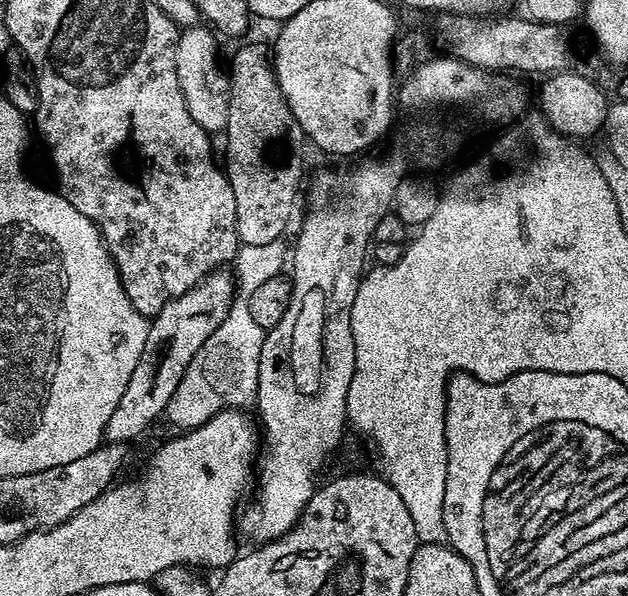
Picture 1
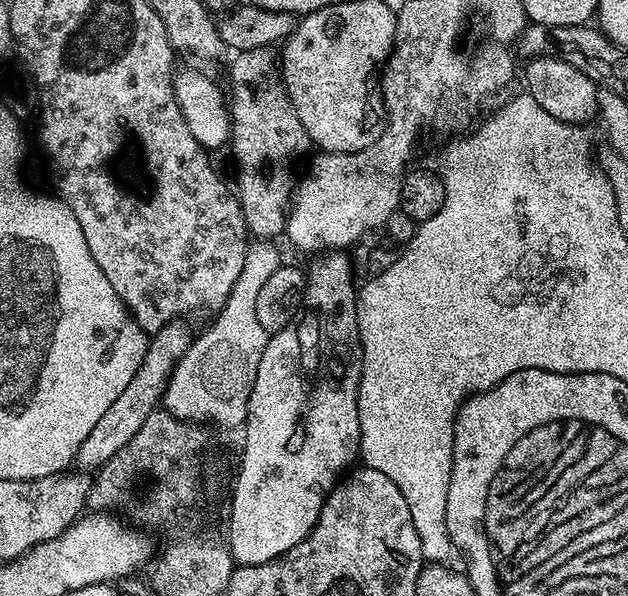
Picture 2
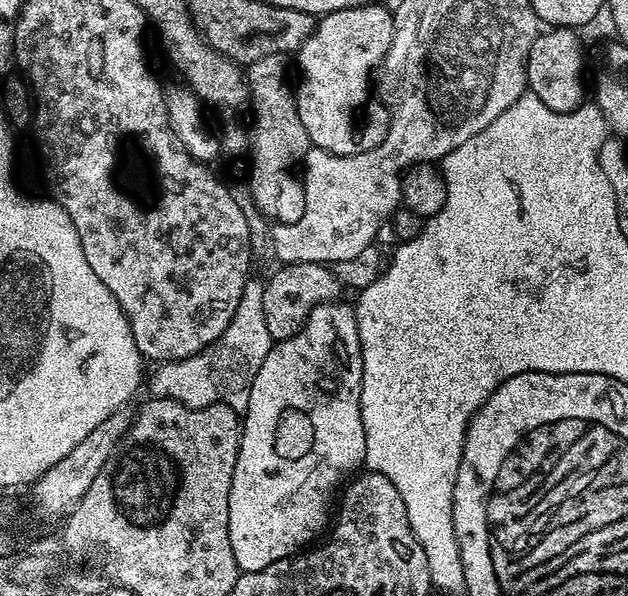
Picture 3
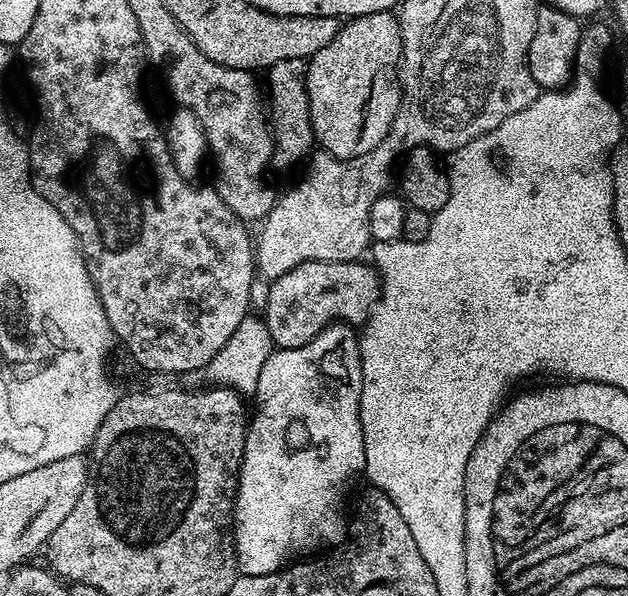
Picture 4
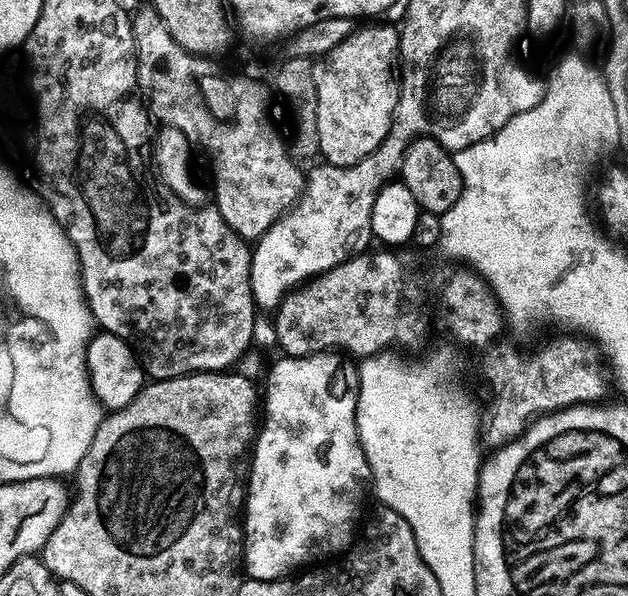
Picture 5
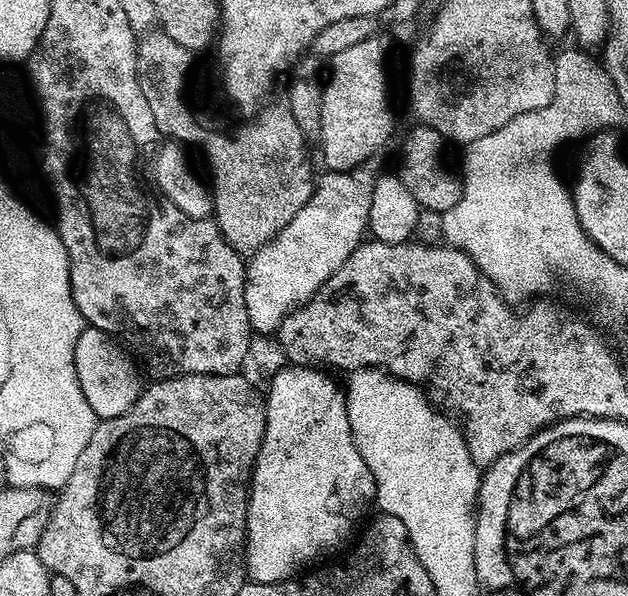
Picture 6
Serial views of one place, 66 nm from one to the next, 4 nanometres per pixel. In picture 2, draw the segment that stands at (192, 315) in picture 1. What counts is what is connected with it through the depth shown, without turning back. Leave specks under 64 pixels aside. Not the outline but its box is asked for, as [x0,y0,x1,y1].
[74,319,194,469]

